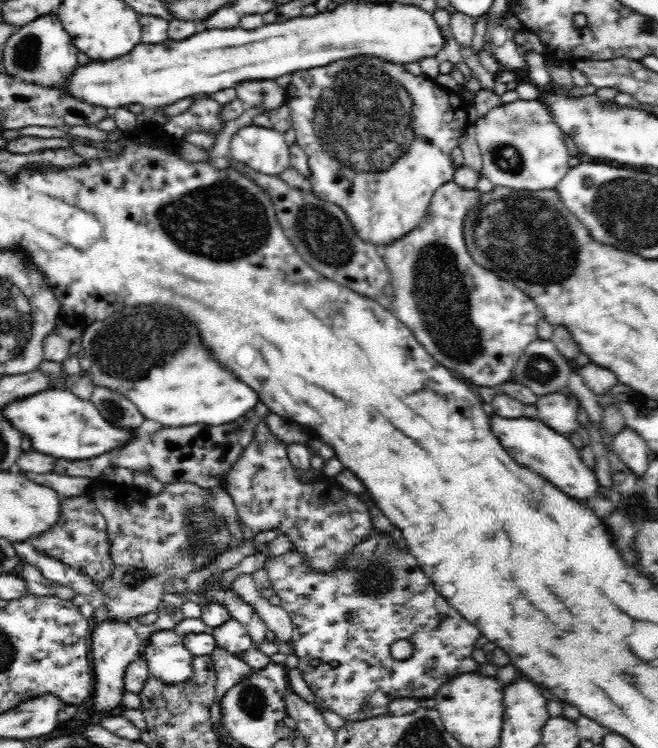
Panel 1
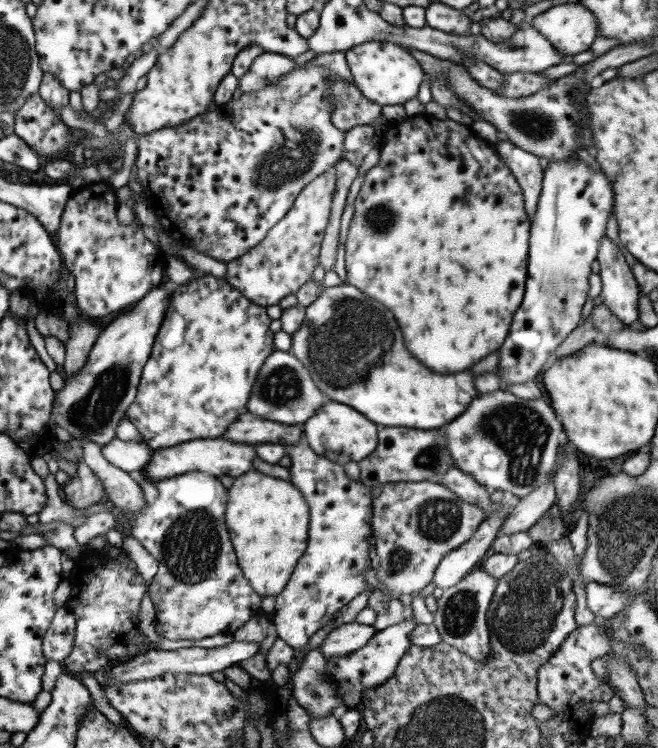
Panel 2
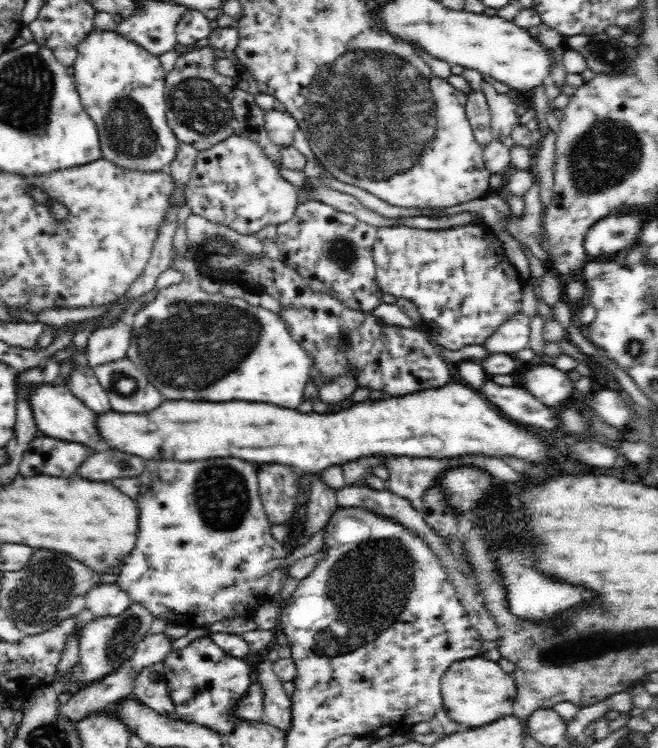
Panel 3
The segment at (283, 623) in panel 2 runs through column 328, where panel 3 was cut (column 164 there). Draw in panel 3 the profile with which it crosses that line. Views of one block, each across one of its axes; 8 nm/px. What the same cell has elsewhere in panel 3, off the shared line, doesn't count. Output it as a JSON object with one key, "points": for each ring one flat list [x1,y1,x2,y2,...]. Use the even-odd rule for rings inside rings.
{"points":[[216,458,200,462,148,462,140,480,140,520,136,548,120,564,118,586,128,592,132,602,142,604,154,618,164,622,196,622,198,628,218,620,254,618,256,610,268,602,266,588,270,574,280,568,286,552,272,538,272,522,264,512,258,488,260,464,238,458]]}

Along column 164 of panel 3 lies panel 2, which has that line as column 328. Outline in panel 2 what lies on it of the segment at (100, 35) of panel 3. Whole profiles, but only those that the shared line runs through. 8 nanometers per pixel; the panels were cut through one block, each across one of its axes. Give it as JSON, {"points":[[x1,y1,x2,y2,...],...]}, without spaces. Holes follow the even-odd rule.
{"points":[[305,64,305,66,297,66,293,72,281,76,279,80,271,82,269,86,265,86,263,90,257,90,257,92,249,92,249,94,243,94,239,96,235,102,225,102,221,106,217,106,215,112,205,112,205,114,199,114,197,118,189,120,187,124,181,124,181,126,167,126,167,128,161,128,161,130,155,130,155,132,149,132,149,134,139,134,137,136,137,156,133,158,135,162,135,172,137,172,137,182,141,184,143,188,143,194,145,194,145,200,147,204,151,206,153,210,153,216,157,220,157,224,163,228,163,232,177,244,181,244,183,248,189,248,191,252,197,252,197,254,203,254,207,258,215,258,215,260,221,260,221,262,231,262,231,260,237,260,239,256,243,256,245,252,249,252,251,248,255,248,257,244,261,244,261,240,265,238,265,234,291,210,295,198,299,196,299,192,311,182,315,180,317,176,321,176,323,172,331,170,345,154,345,148,343,148,343,138,345,138,345,132,337,130,331,120,329,120,329,112,331,112,331,104,327,102,327,88,331,84,331,76,335,76,333,72,329,72,327,68,323,68,321,64,317,66,311,66,311,64]]}

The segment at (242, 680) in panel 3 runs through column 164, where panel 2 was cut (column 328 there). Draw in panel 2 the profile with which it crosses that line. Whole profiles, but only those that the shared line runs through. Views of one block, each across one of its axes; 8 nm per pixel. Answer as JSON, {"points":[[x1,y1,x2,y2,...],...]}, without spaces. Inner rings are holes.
{"points":[[403,620,401,624,395,624,381,632,375,632,375,636,363,648,351,652,349,656,339,656,339,658,335,656,335,658,327,660,327,674,335,686,341,684,341,702,347,710,359,706,361,692,381,686,381,684,385,684,385,680,389,680,393,676,397,662,401,660,405,650,411,646,409,634,415,626,417,626,415,620]]}

